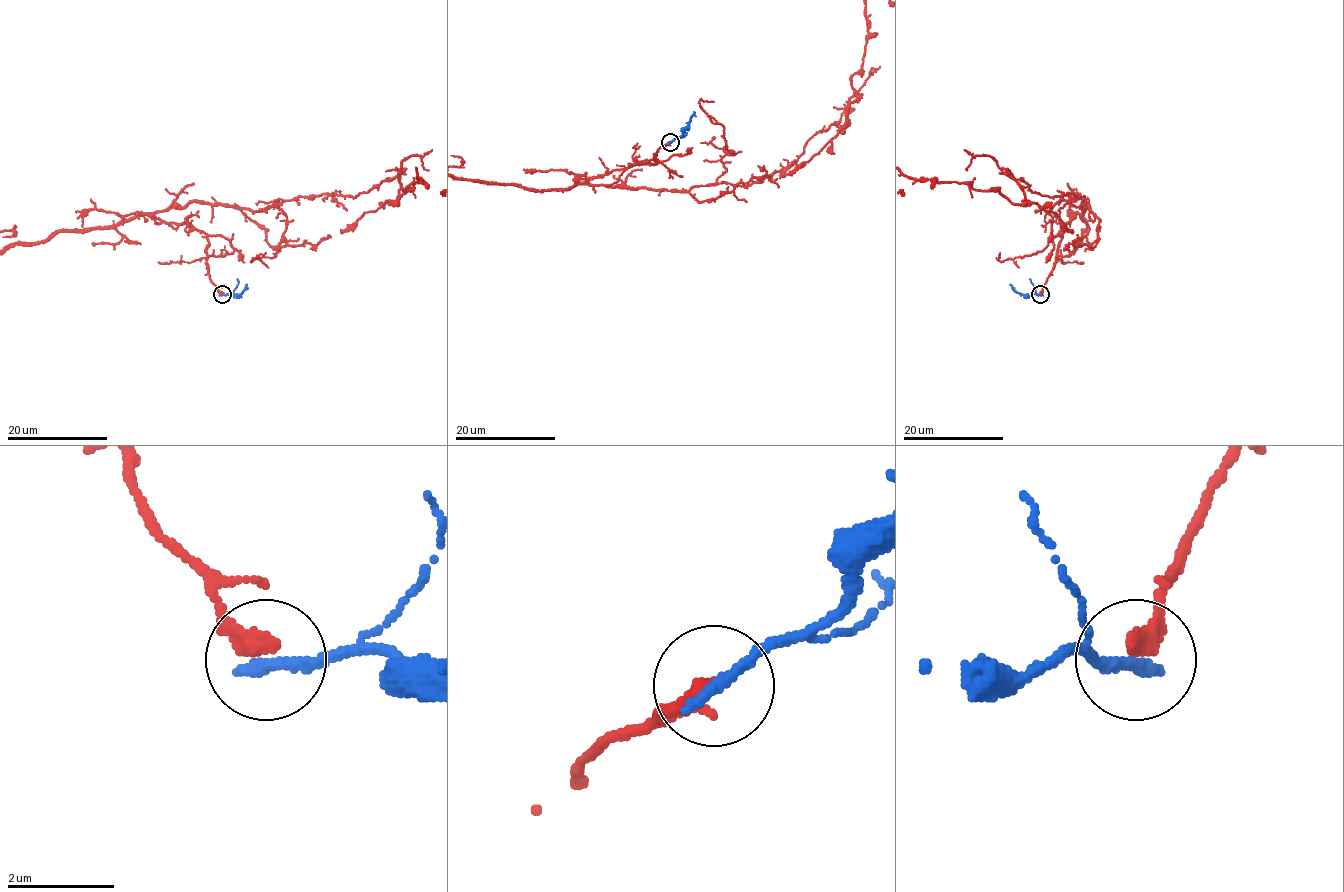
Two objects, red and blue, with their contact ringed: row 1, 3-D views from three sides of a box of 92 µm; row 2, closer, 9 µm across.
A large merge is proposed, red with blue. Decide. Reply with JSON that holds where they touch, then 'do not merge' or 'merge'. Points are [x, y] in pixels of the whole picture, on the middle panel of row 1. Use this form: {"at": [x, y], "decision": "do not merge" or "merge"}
{"at": [670, 142], "decision": "do not merge"}

